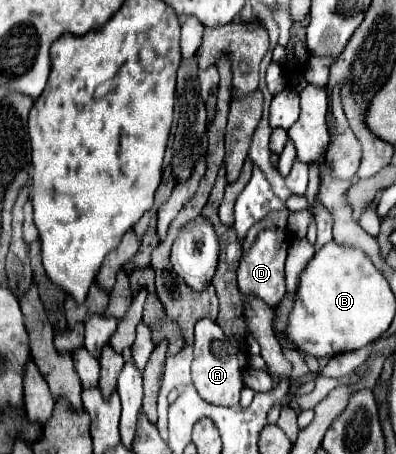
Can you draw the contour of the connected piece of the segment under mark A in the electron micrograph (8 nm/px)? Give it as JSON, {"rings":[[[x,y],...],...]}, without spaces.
{"rings":[[[201,319],[195,325],[195,359],[193,359],[193,383],[199,391],[199,395],[205,401],[215,401],[215,405],[237,405],[239,403],[239,393],[243,389],[241,381],[241,367],[239,367],[239,353],[235,343],[229,343],[225,337],[223,329],[211,321],[211,319]]]}

